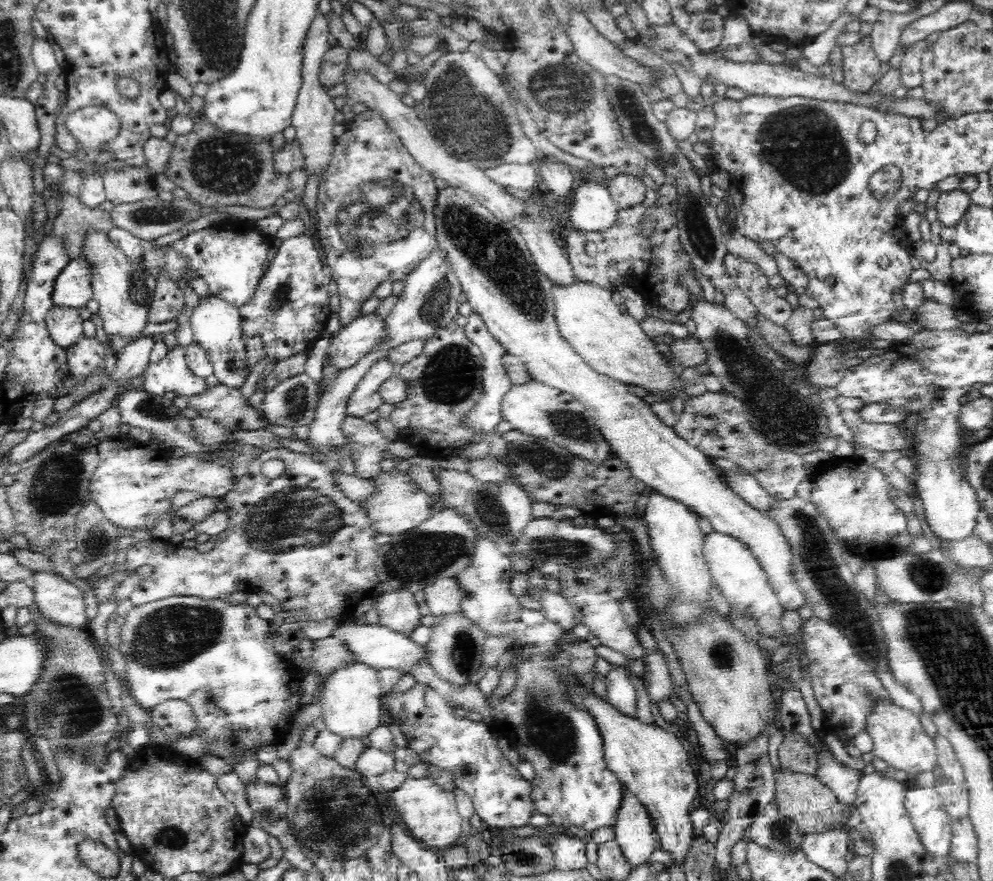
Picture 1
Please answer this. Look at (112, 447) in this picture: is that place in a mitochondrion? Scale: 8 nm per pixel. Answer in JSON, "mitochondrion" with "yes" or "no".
{"mitochondrion":"no"}

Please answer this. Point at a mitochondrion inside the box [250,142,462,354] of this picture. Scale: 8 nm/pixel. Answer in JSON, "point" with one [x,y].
{"point":[378,215]}

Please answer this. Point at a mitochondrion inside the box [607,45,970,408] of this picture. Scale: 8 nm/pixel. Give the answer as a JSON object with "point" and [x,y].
{"point":[801,143]}

